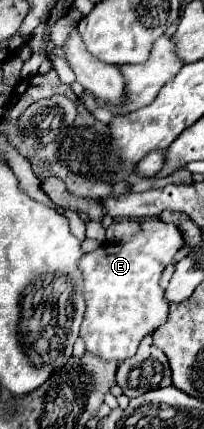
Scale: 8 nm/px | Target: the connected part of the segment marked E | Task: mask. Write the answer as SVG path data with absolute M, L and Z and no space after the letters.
M149 217L141 221L141 227L131 241L105 243L79 259L83 297L87 305L85 319L81 323L81 337L91 355L105 361L117 361L117 365L121 365L137 353L143 337L167 323L169 303L159 279L183 245L185 241L177 225L173 227L159 217Z

